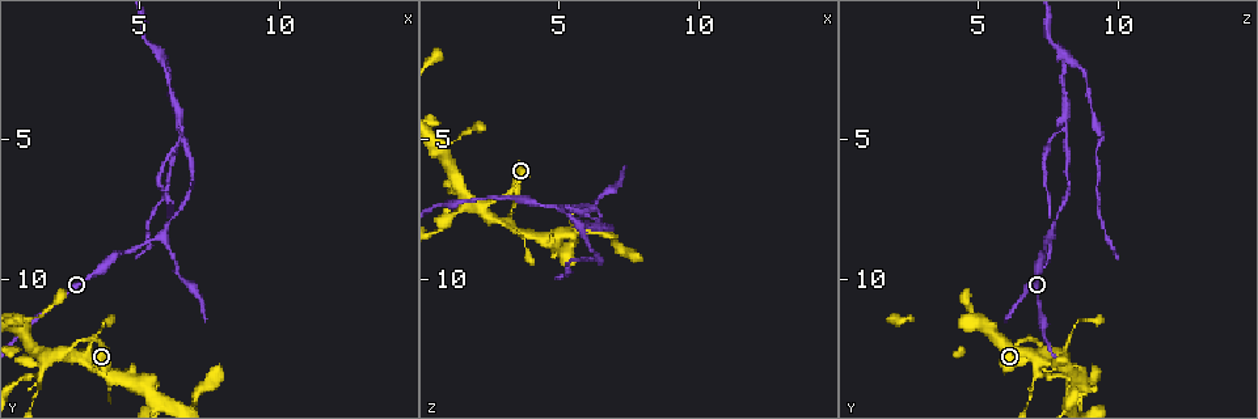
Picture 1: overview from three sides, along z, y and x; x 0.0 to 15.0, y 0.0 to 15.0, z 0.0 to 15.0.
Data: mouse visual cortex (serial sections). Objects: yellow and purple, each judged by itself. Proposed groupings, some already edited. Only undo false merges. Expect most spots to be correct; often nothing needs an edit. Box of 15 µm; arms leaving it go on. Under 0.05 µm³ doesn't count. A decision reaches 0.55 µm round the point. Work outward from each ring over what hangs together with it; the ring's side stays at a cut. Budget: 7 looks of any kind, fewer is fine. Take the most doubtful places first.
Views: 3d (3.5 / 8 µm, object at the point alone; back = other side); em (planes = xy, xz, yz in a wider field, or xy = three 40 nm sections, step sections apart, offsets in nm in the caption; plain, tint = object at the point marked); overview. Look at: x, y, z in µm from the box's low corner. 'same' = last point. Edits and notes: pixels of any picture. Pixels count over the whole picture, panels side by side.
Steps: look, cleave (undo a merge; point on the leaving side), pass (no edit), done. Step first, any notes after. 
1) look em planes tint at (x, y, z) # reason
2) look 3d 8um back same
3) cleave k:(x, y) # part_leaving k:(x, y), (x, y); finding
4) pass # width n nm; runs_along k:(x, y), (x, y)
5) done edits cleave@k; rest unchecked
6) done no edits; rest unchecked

look 3d 3.5um at (5.8, 8.5, 7.6) # three-way junction

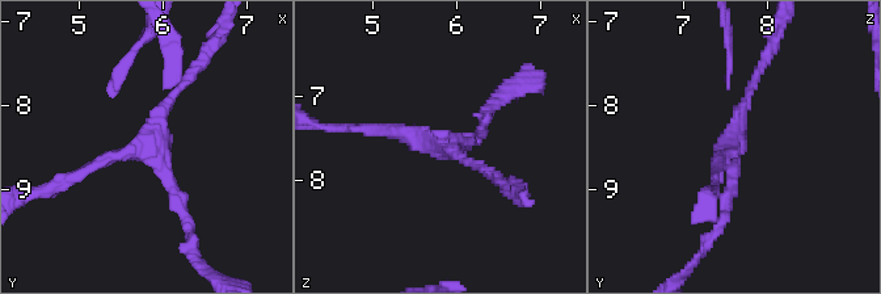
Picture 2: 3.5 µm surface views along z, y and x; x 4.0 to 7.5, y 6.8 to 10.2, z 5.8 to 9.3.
look em xy step 2 tint at (5.75, 8.50, 7.55)

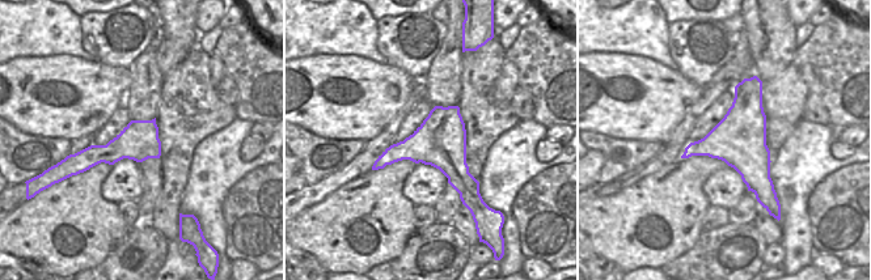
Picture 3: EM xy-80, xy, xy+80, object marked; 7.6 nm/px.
look em xy step 3 tint same

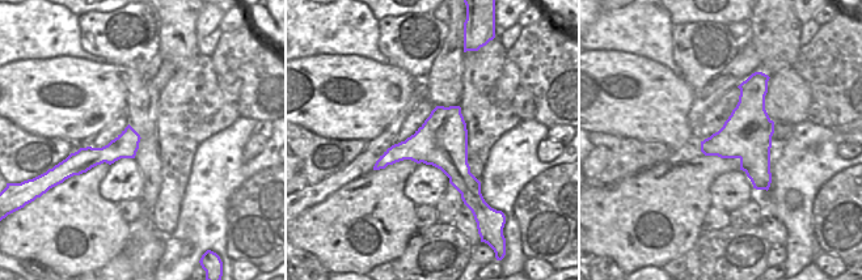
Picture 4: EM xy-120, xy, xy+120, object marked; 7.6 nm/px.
pass # arms 3; runs_along 4:(136, 138), (110, 153), (74, 156); all the same cell

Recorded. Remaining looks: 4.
look 3d 3.5um at (6.4, 4.7, 8.2) # arms part here

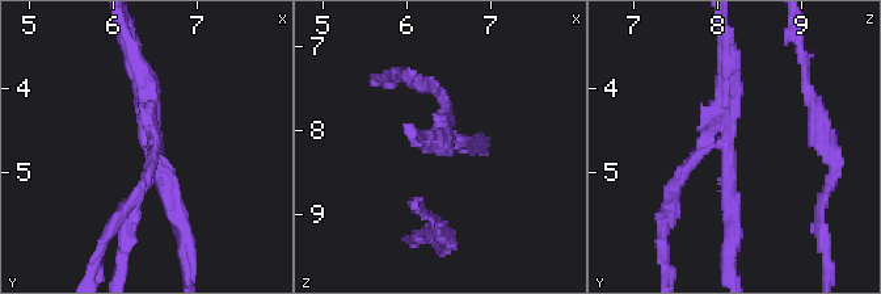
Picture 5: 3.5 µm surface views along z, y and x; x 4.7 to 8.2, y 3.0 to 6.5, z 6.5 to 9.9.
look em planes tint same # arms 3; arm_widths 150, 200, 250 nm; need the tissue

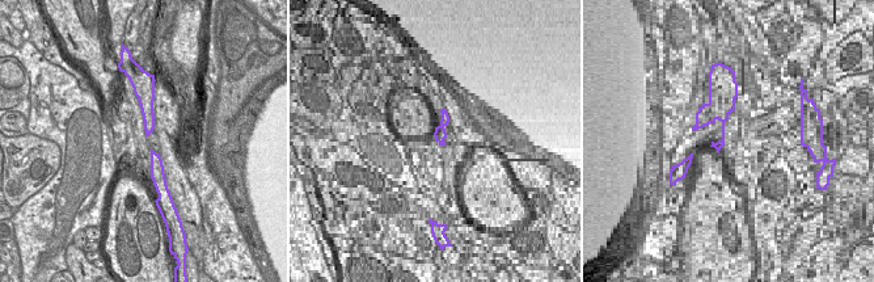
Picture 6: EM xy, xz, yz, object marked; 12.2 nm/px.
look em xy step 1 tint same # another direction

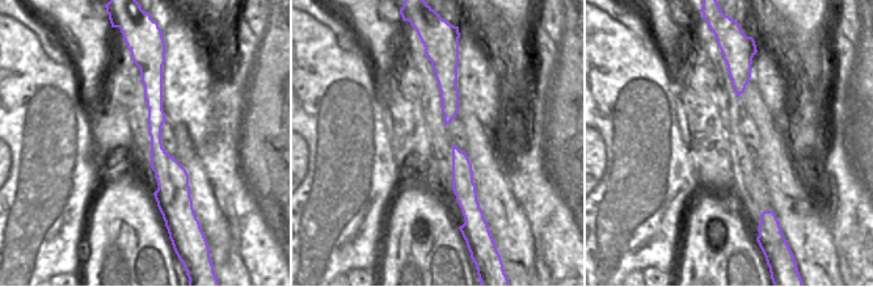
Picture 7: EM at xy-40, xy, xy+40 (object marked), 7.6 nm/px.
cleave 5:(679, 173) # part_leaving 5:(712, 145), (675, 181), (661, 242); two cells meet here

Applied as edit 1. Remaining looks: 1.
done edits cleave@5; rest unchecked

